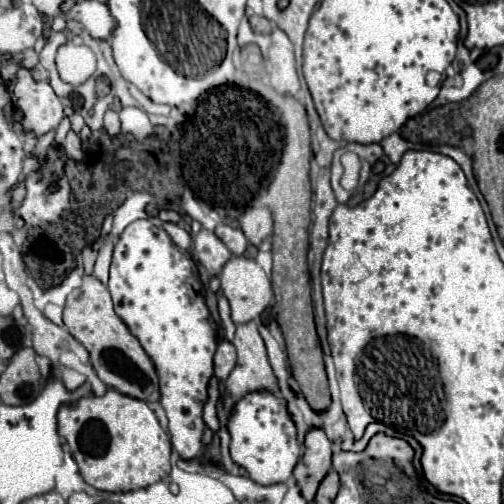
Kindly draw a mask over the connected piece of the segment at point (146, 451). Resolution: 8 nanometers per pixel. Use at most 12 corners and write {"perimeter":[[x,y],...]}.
{"perimeter":[[113,388],[61,408],[83,480],[131,492],[169,476],[143,400]]}

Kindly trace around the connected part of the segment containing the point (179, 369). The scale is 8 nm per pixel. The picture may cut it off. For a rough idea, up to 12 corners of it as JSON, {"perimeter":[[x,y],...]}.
{"perimeter":[[151,220],[113,252],[115,312],[195,460],[217,328],[195,262]]}

